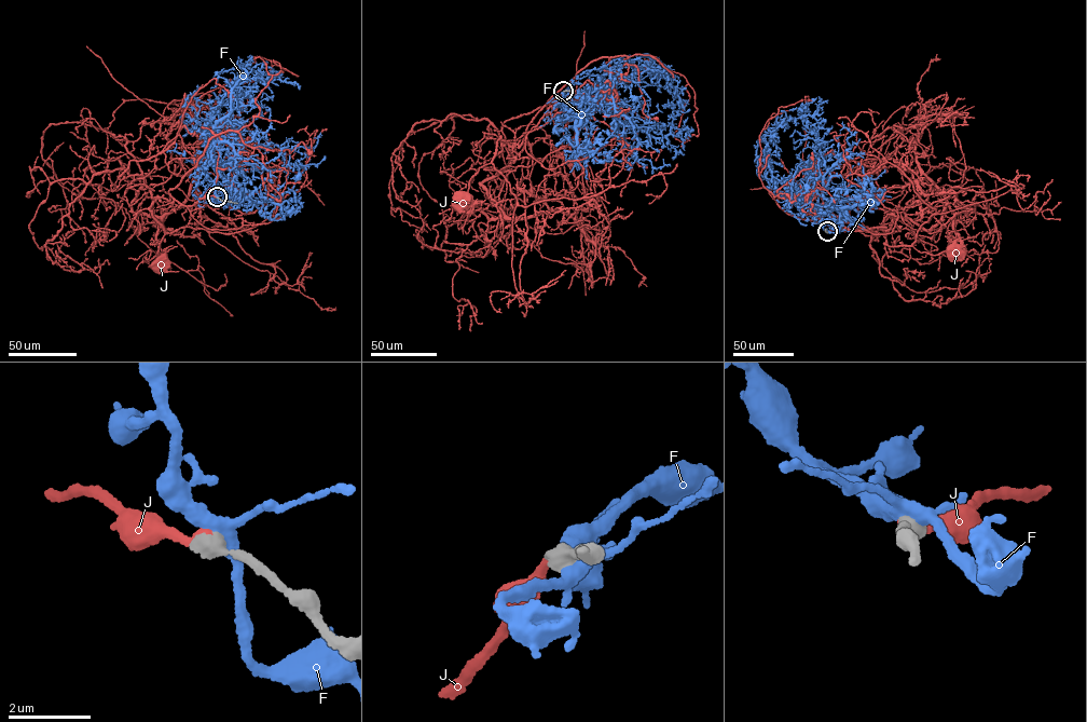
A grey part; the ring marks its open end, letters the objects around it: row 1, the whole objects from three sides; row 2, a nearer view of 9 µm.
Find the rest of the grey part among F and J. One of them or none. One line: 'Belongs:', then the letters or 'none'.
Belongs: J

